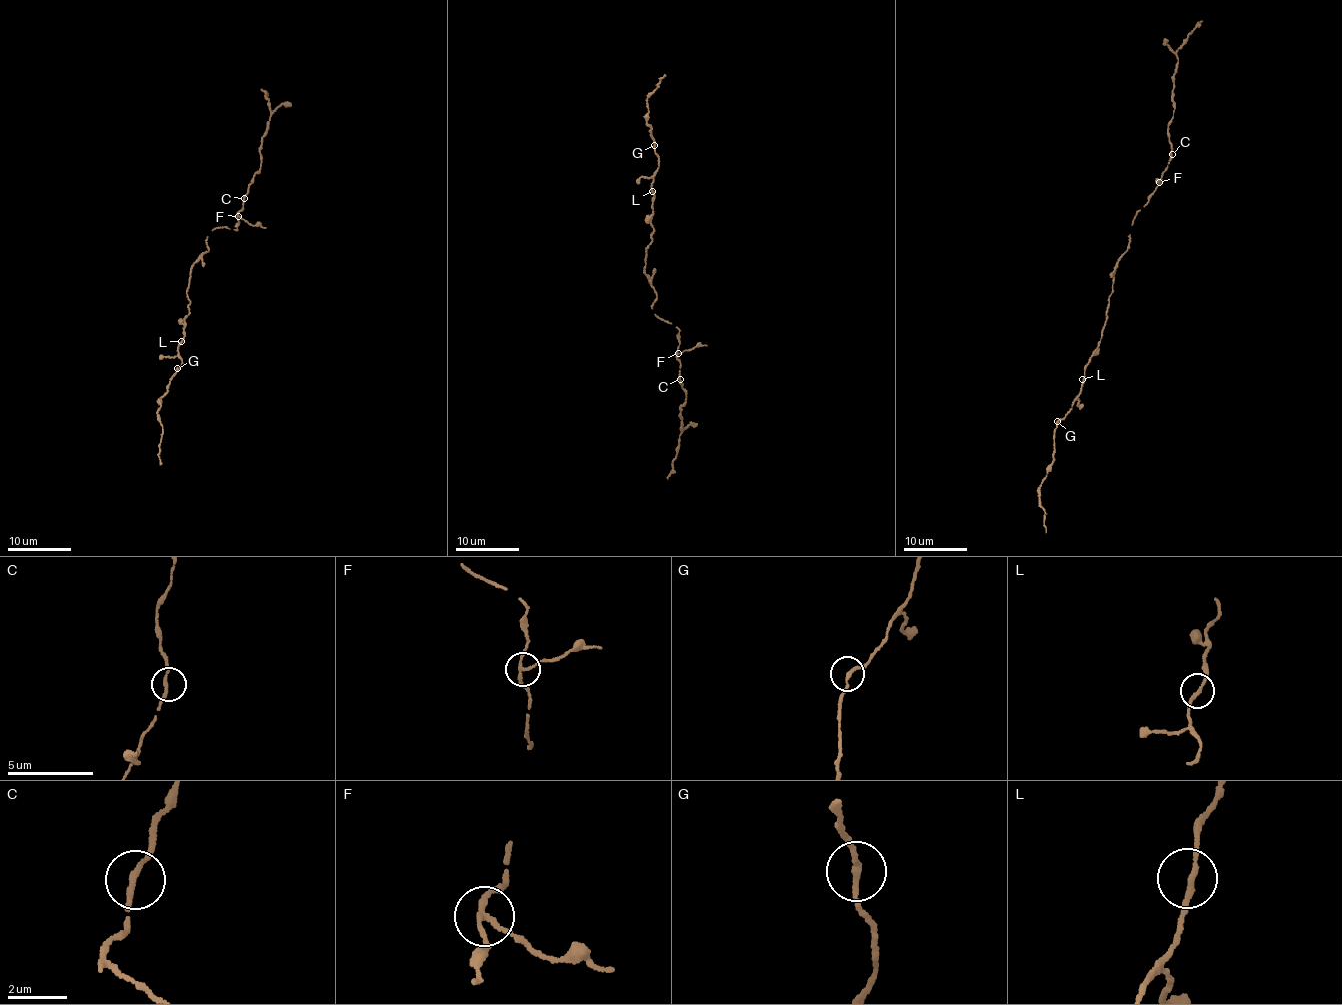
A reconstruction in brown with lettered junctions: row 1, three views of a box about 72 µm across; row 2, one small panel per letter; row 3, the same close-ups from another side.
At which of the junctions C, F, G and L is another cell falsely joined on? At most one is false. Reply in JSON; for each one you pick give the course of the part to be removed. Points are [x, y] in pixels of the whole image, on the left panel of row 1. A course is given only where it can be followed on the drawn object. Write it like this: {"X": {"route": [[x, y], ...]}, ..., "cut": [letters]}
{"F": {"route": [[238, 215], [265, 228]]}, "cut": ["F"]}

